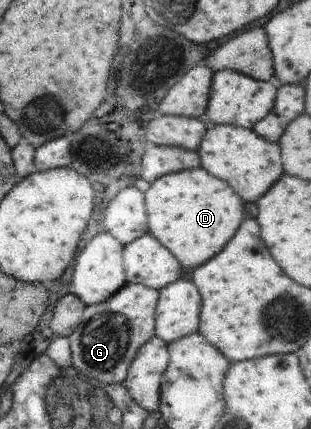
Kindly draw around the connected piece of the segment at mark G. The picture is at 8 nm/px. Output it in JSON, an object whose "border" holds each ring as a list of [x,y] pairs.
{"border":[[[126,283],[107,302],[86,306],[79,326],[68,338],[72,354],[71,366],[99,382],[122,383],[127,378],[129,366],[139,348],[155,336],[158,298],[159,291],[154,288]]]}

